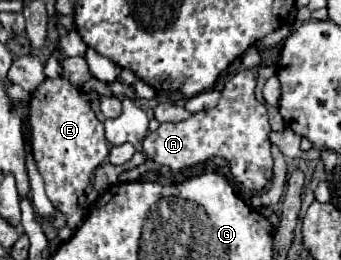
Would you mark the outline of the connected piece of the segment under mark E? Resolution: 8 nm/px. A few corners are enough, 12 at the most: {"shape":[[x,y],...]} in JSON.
{"shape":[[65,78],[31,94],[31,150],[53,206],[79,196],[107,158],[103,124]]}

